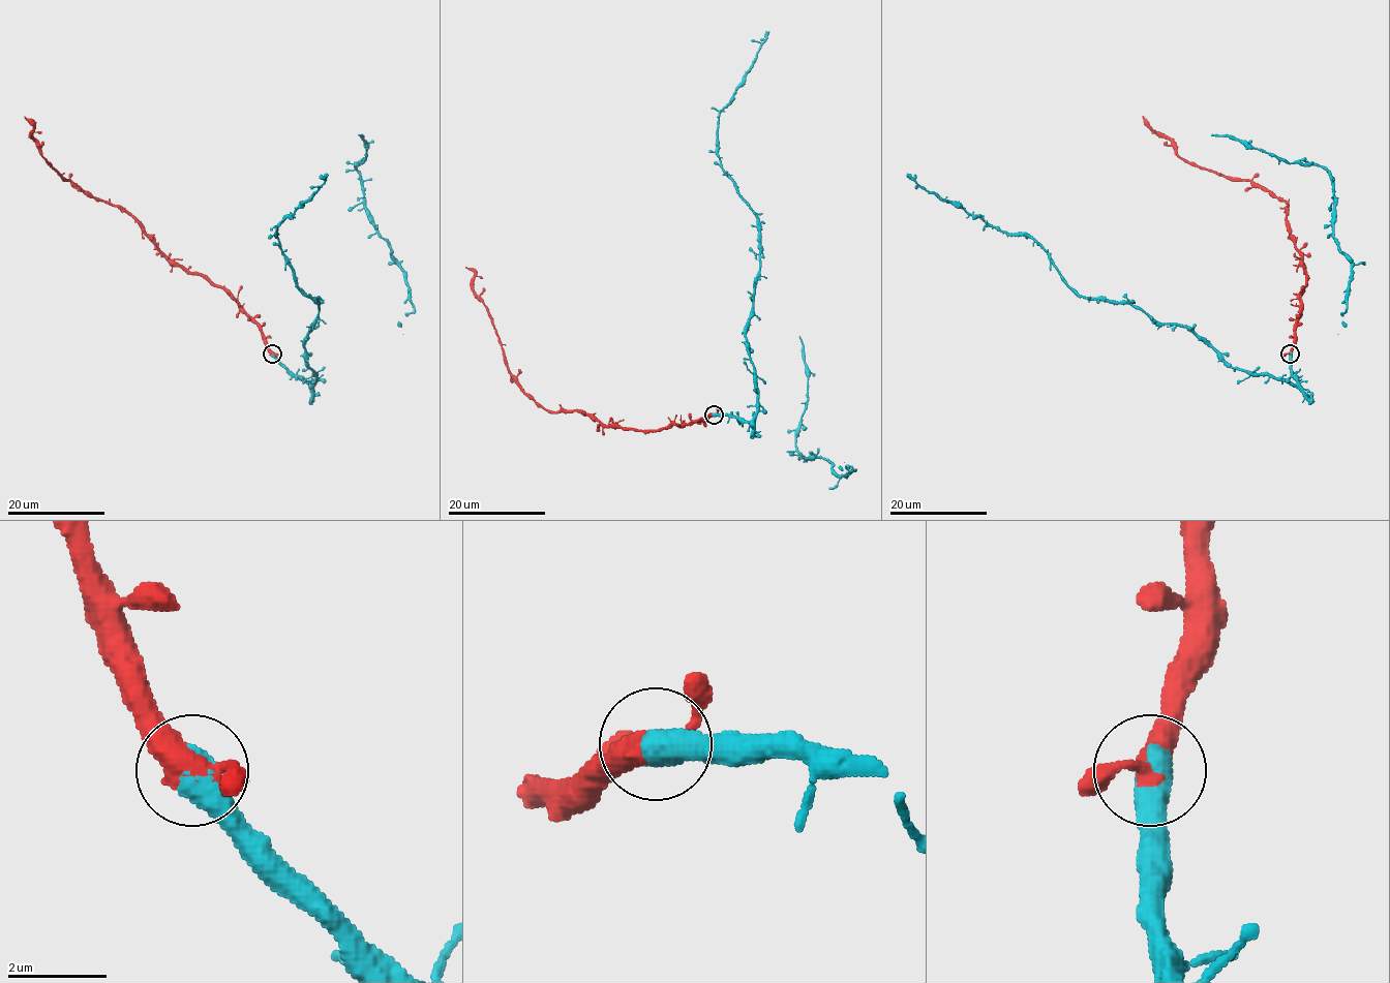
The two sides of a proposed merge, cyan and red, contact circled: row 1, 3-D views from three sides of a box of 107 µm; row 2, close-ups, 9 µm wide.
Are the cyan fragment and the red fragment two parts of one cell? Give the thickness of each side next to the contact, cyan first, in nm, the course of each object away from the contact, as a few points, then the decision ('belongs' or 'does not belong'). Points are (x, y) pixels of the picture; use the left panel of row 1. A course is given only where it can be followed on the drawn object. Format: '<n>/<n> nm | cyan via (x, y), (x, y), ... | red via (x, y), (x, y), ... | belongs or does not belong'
550/480 nm | cyan via (272, 354), (293, 373), (314, 381), (305, 340), (319, 303), (298, 285), (275, 231), (318, 191), (327, 173) | red via (272, 354), (262, 329), (220, 287), (176, 266), (118, 207), (66, 180), (33, 140), (25, 116) | belongs

